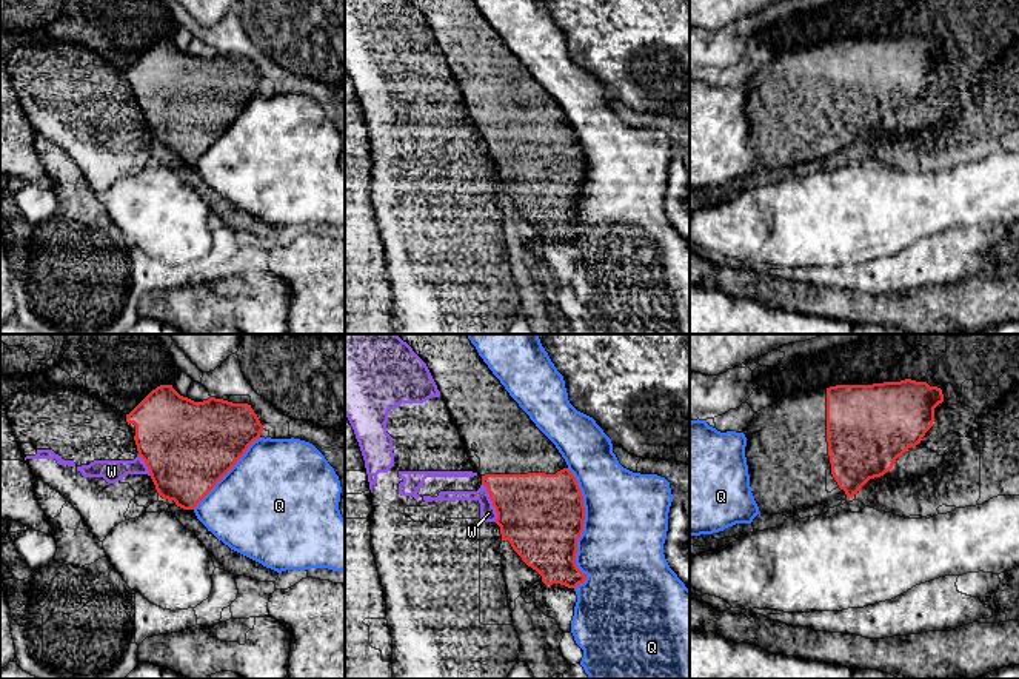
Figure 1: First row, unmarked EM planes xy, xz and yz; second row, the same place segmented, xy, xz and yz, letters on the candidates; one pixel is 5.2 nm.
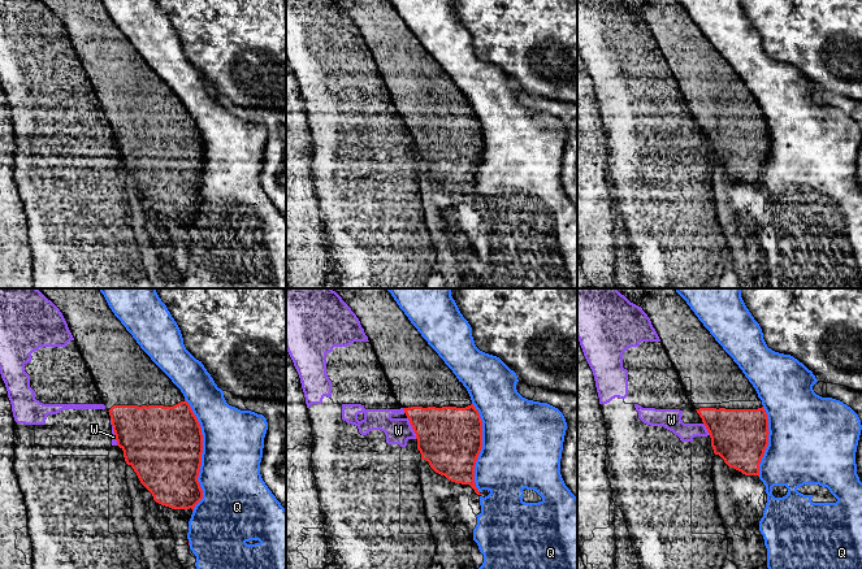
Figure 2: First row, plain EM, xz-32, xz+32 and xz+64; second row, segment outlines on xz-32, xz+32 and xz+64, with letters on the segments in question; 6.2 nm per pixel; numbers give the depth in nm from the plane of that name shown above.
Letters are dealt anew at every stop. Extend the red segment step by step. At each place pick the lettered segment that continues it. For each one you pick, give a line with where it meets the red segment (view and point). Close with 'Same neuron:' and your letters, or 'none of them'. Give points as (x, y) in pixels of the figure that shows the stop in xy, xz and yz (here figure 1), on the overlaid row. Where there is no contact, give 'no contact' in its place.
Same neuron: none of them

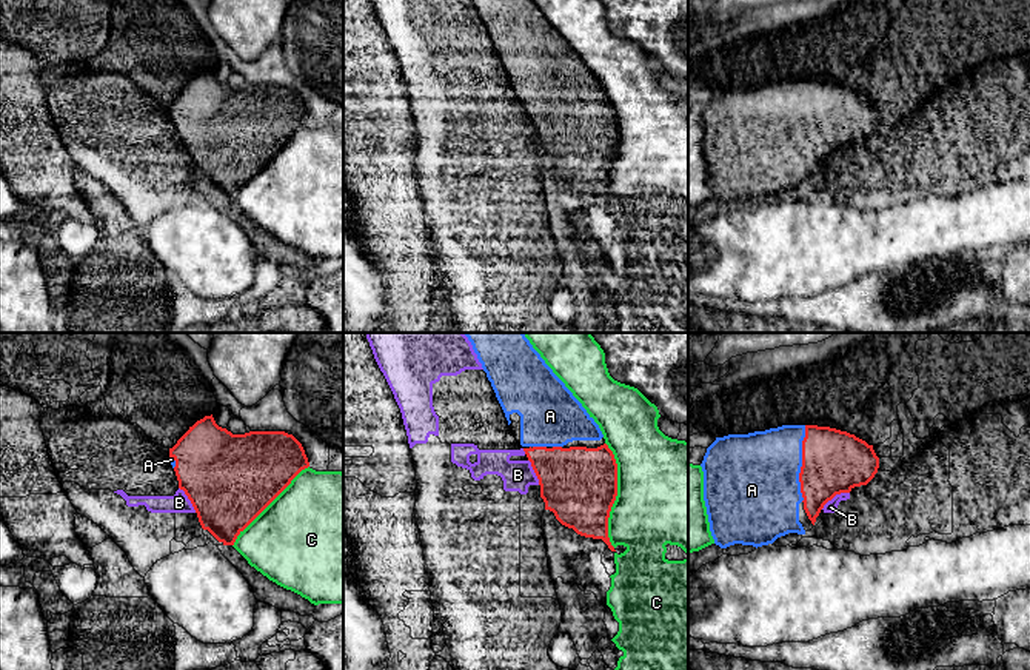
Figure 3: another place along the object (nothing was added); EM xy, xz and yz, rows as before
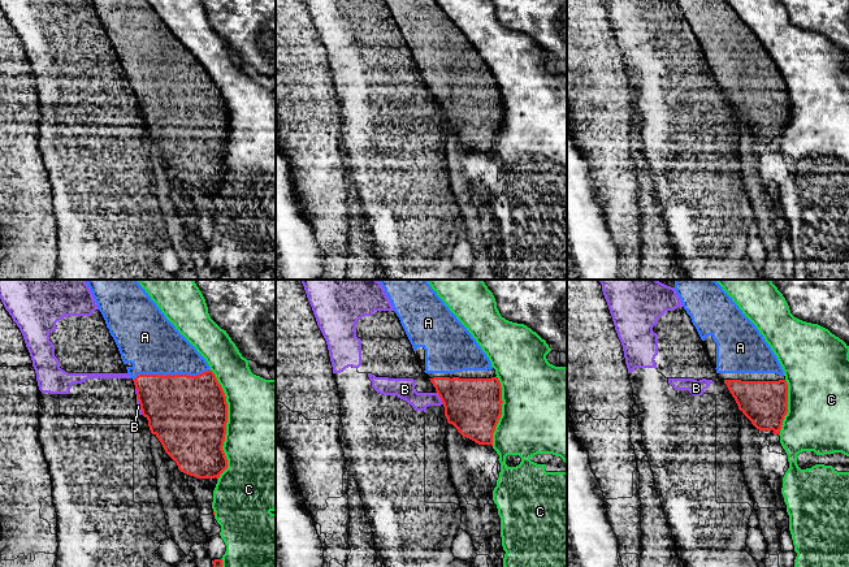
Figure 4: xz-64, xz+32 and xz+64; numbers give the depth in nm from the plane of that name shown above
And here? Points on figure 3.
A: meets red in yz at (802, 464)
Same neuron: A

